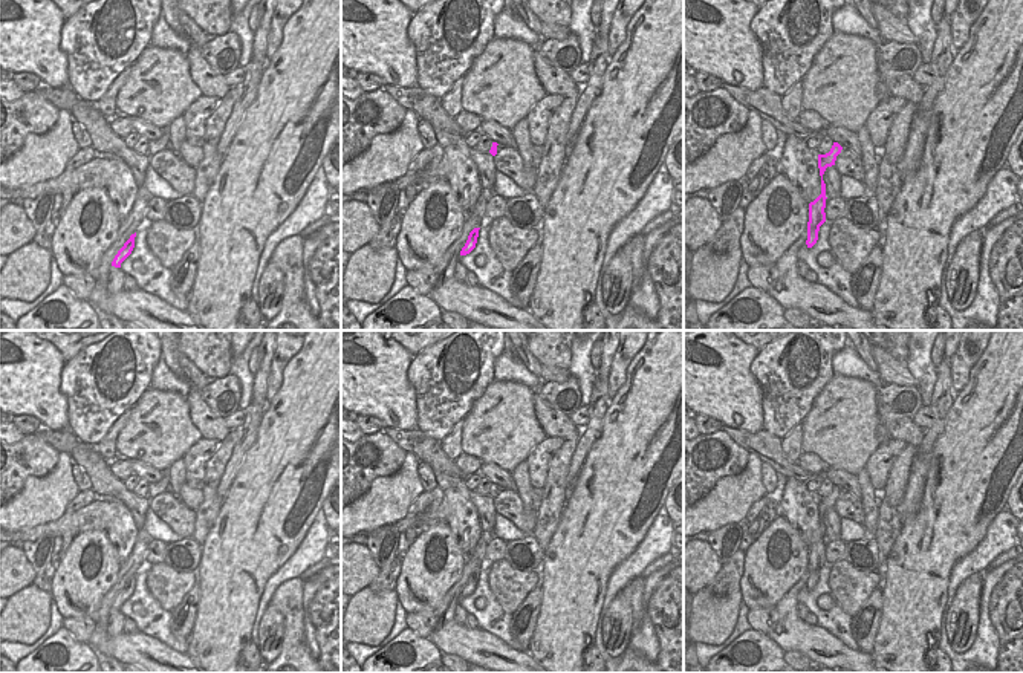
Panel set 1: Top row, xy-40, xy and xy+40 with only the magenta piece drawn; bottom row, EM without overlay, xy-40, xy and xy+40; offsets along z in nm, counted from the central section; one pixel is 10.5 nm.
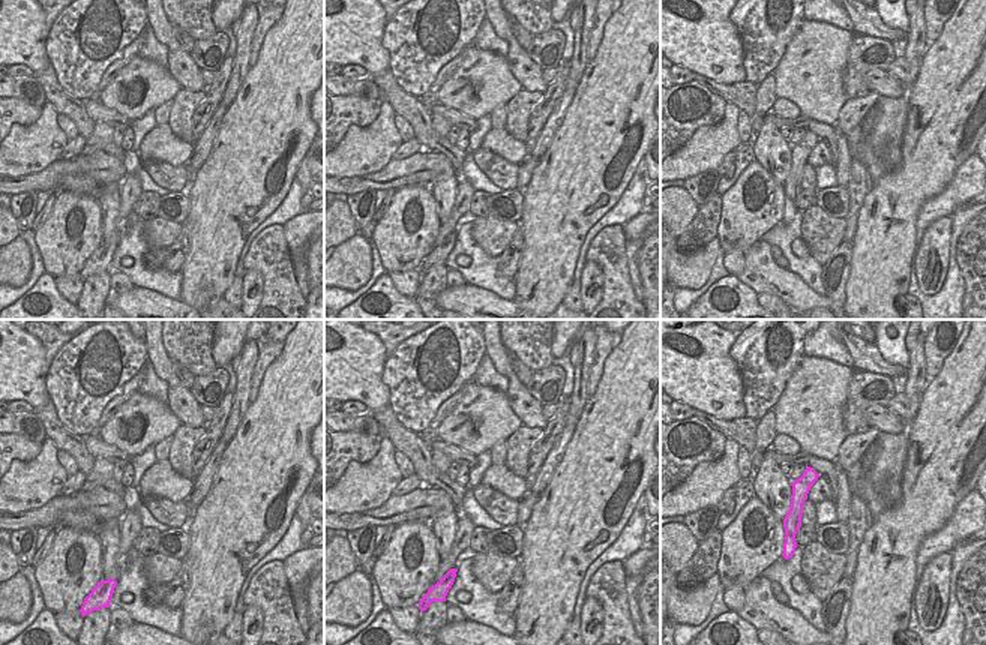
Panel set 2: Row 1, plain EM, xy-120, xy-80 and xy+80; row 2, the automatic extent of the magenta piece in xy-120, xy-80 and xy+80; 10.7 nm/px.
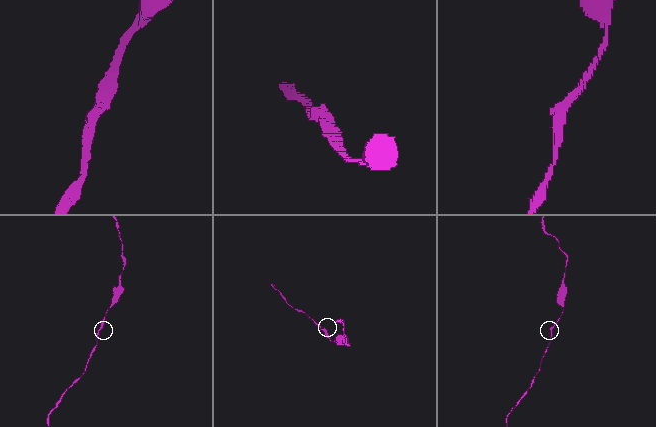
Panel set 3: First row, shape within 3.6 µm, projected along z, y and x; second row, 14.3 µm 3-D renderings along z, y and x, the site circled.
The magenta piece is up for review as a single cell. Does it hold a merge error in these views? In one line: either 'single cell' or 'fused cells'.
single cell

